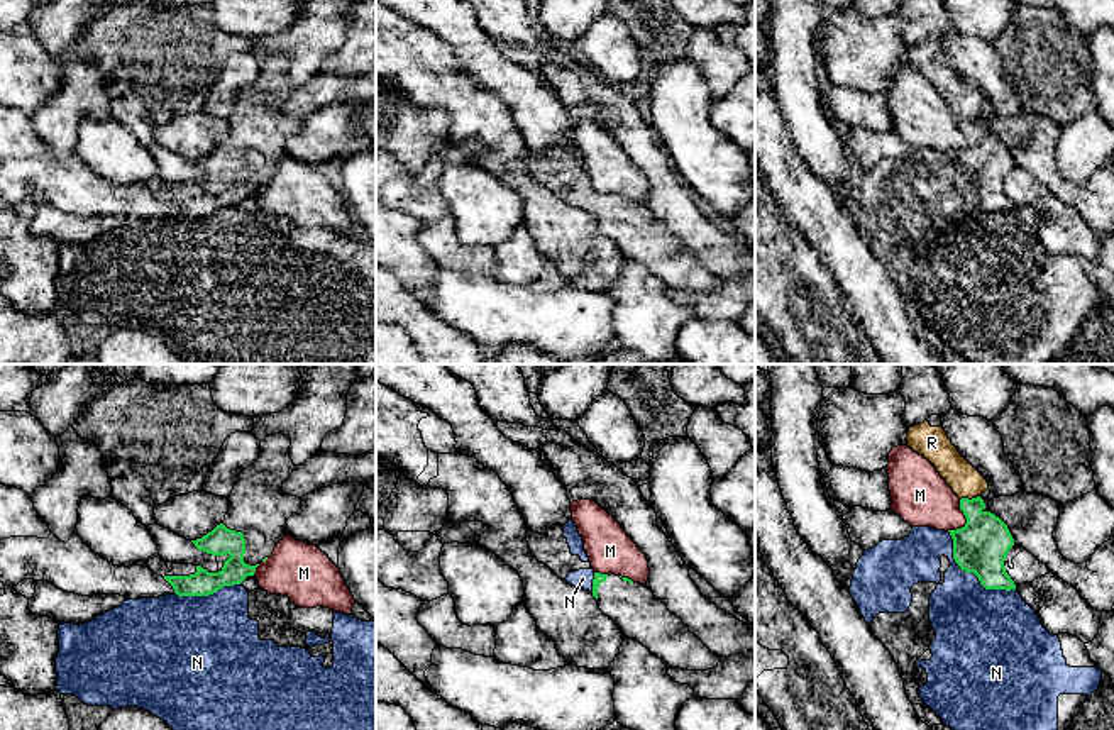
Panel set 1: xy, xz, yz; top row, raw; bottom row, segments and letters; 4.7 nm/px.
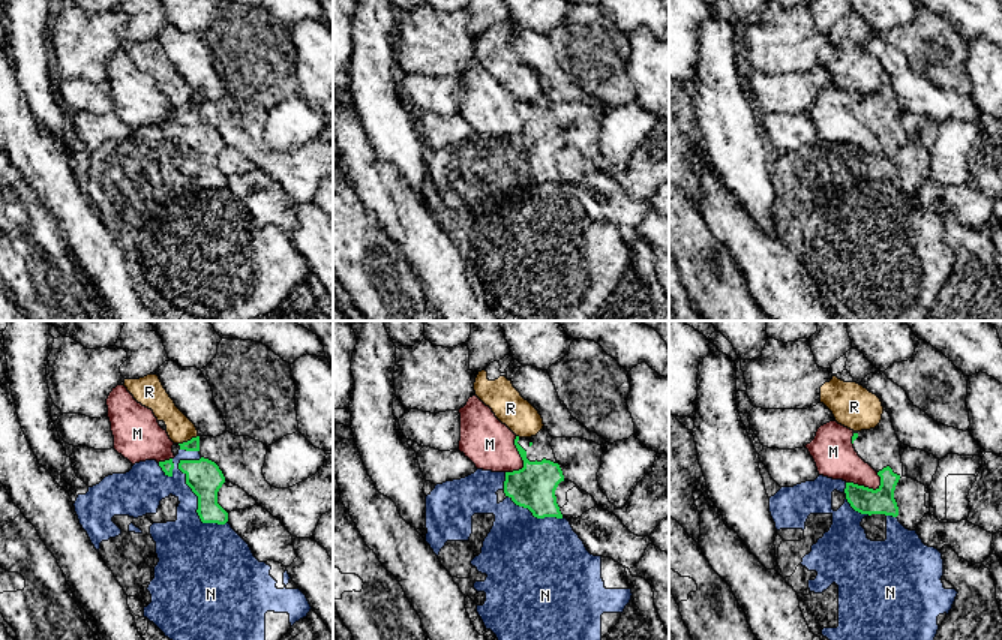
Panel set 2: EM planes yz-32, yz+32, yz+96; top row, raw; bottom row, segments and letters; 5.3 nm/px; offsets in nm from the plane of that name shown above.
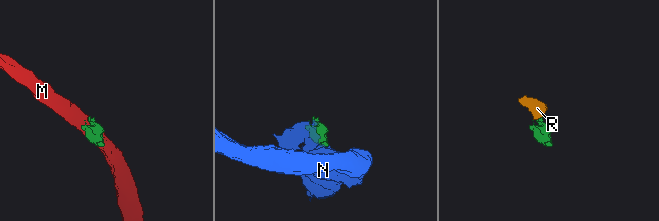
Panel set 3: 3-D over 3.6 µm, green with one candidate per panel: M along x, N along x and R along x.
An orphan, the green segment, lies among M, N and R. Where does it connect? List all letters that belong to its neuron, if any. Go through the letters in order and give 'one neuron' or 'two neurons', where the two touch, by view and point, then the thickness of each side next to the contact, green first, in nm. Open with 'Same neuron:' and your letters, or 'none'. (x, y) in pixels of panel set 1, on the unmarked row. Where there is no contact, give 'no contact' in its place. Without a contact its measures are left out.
Same neuron: none
M: two neurons; meets green in yz at (967, 141); 260 nm thick on the green side, 280 nm on the other
N: two neurons; meets green in yz at (970, 192); 260 nm thick on the green side, 360 nm on the other
R: two neurons; meets green in yz at (967, 119); 260 nm thick on the green side, 150 nm on the other

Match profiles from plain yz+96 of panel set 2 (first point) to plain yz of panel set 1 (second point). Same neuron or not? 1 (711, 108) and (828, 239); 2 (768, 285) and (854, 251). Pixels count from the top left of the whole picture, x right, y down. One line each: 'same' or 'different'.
1: different
2: same

